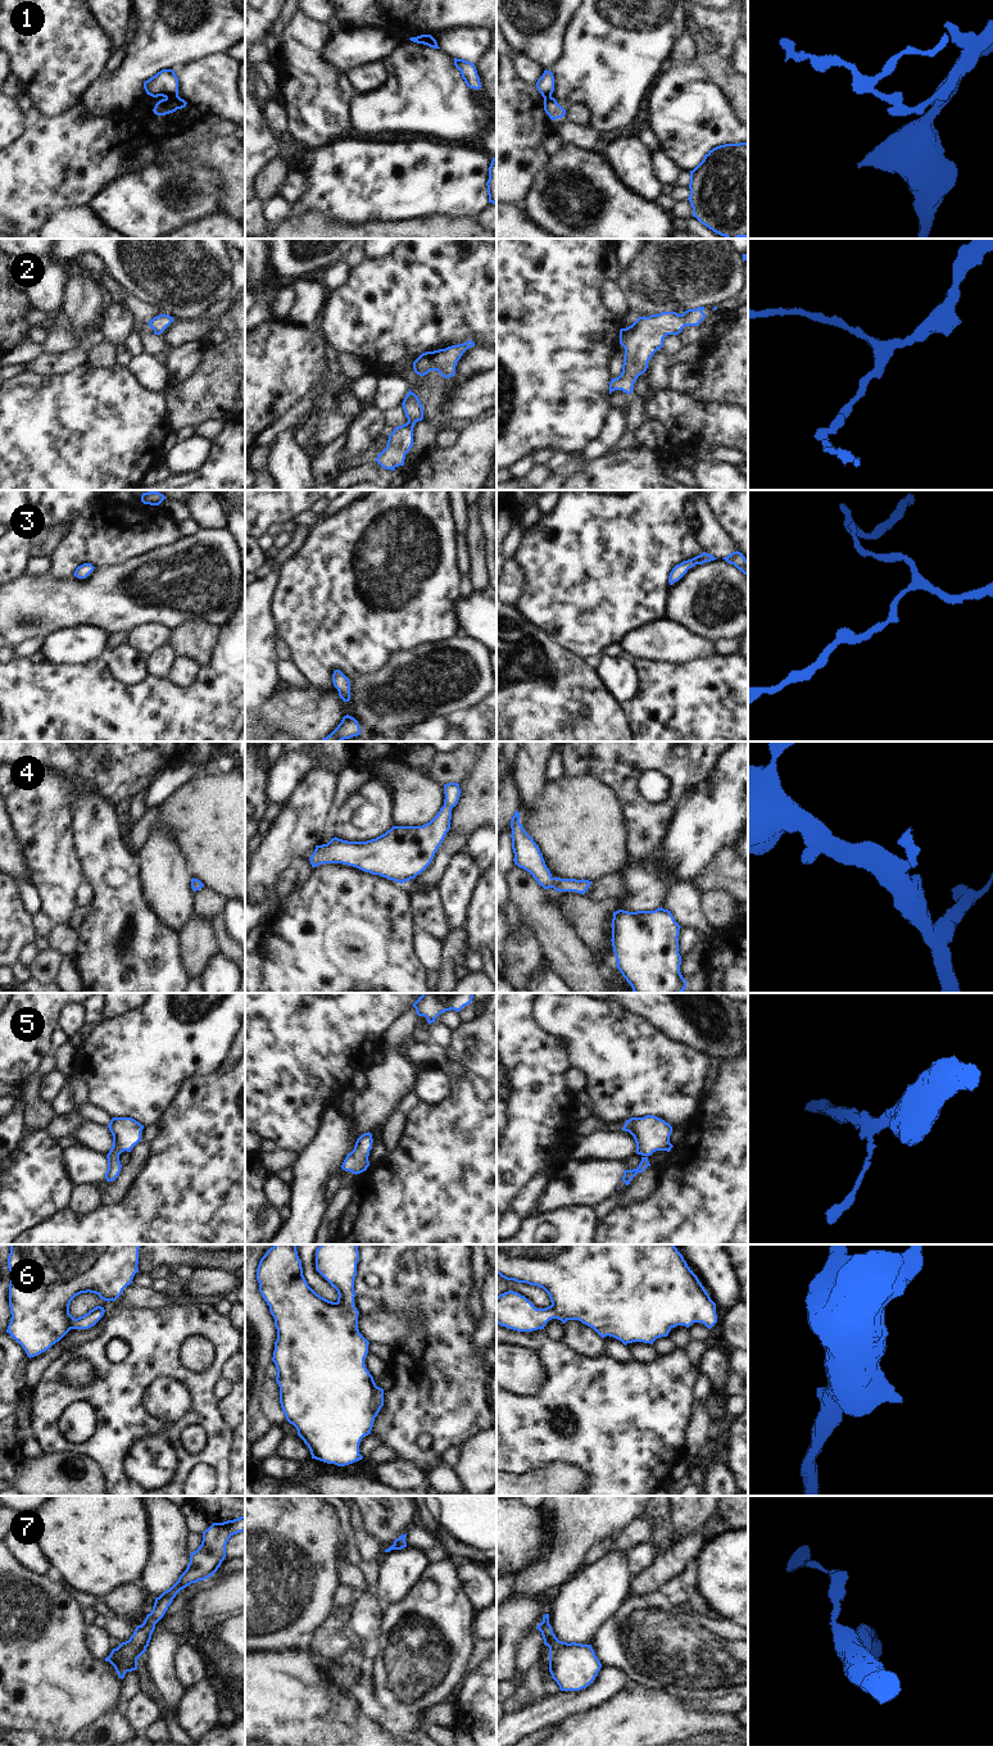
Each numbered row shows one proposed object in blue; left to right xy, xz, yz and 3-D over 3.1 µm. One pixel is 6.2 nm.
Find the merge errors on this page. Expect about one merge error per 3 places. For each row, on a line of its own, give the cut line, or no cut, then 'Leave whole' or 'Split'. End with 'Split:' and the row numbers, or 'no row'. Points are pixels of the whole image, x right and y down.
1: Split along xy (177, 95), (166, 98). Split
2: No split. Leave whole
3: No split. Leave whole
4: No split. Leave whole
5: No split. Leave whole
6: No split. Leave whole
7: No split. Leave whole
Split: 1.

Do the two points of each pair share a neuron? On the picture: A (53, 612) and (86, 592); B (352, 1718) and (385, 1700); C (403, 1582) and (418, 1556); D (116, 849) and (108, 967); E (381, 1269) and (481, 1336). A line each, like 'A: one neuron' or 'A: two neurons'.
A: one neuron
B: two neurons
C: one neuron
D: one neuron
E: two neurons

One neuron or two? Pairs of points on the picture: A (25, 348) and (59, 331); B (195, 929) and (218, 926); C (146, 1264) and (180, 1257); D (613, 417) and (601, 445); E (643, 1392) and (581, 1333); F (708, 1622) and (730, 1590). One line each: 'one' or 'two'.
A: one
B: two
C: one
D: one
E: two
F: two

